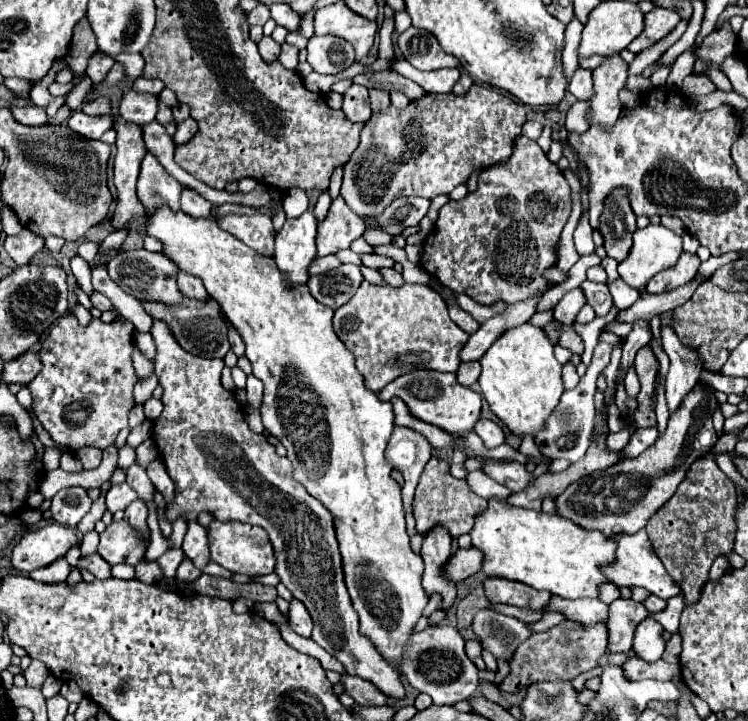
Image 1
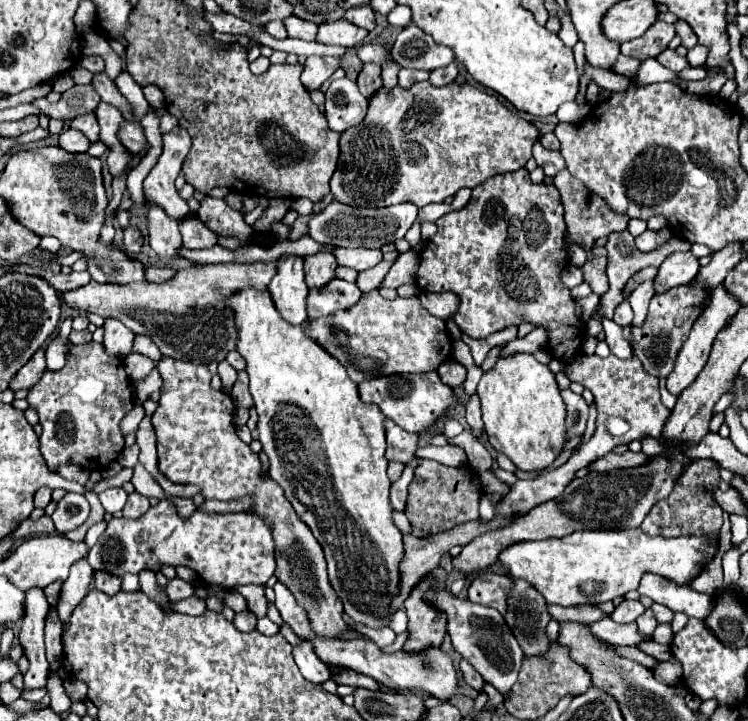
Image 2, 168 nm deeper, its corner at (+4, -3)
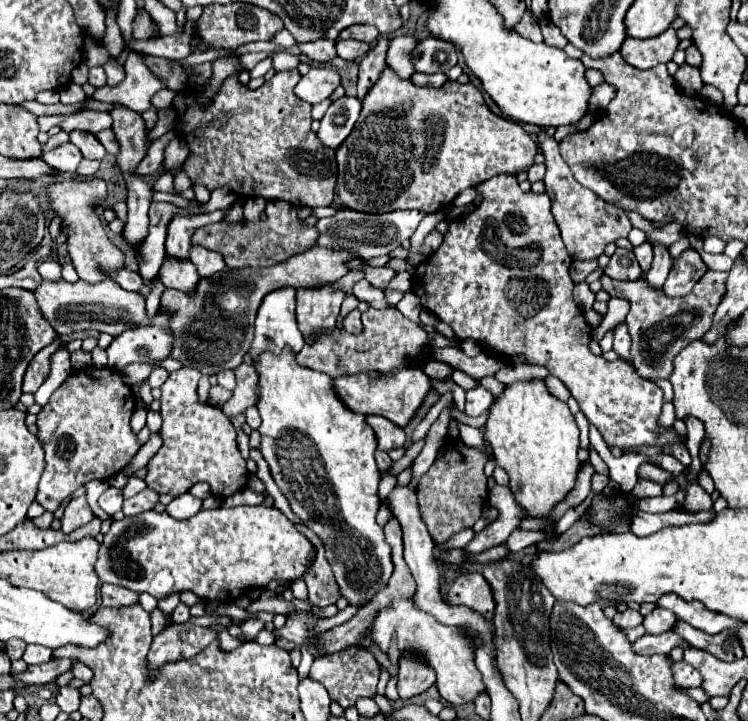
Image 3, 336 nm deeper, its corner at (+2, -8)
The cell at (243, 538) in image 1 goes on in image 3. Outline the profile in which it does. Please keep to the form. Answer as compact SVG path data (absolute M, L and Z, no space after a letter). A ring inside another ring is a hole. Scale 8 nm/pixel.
M219 507L219 509L201 509L197 515L193 515L191 519L187 521L177 521L173 519L171 515L167 513L157 513L157 511L147 511L143 515L137 515L131 523L131 517L125 517L121 521L113 521L109 533L103 537L103 543L101 543L101 549L99 549L99 557L97 557L97 563L95 563L95 571L101 579L101 583L113 583L113 585L121 585L121 587L127 587L131 591L147 591L151 593L153 597L161 599L169 593L181 593L183 589L191 589L197 597L205 599L205 601L219 601L219 603L231 603L235 599L239 599L245 591L249 591L251 587L267 587L271 581L295 581L303 575L303 569L307 565L307 561L311 559L311 553L313 553L313 545L311 541L307 541L297 529L295 525L277 509L277 507L233 507L233 509L227 509L227 507Z

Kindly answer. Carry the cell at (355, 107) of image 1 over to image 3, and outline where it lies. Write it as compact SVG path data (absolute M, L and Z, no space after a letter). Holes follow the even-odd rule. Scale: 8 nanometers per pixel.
M343 95L341 99L333 101L321 119L321 127L317 133L319 139L327 147L337 149L339 143L343 143L345 137L351 133L355 121L359 119L359 113L361 113L361 101L357 97Z

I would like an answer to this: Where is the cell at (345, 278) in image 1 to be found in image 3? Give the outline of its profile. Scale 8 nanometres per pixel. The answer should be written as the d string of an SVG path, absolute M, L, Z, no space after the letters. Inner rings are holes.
M353 309L345 319L343 319L343 327L347 329L347 331L351 331L351 333L355 333L355 331L361 331L361 311L359 309Z

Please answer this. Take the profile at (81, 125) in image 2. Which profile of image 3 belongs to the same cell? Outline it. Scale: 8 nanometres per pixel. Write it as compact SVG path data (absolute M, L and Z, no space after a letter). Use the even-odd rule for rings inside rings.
M75 129L69 135L71 135L71 143L81 149L85 159L103 159L105 157L107 151L105 151L105 147L99 143L99 139L93 133Z

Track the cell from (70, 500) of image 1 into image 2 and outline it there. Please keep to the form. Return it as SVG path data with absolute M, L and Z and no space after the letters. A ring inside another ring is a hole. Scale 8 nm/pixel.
M67 492L59 504L57 504L57 510L55 514L51 516L53 522L55 522L55 528L59 534L65 534L77 526L81 526L89 516L89 502L85 496L81 494L73 494L73 492Z

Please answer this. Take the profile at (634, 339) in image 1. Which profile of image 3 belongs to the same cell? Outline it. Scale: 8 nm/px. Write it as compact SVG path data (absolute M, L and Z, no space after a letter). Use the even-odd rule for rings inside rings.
M655 245L653 251L655 251L655 259L653 259L653 265L651 265L649 273L645 275L645 279L647 279L649 287L661 289L663 283L665 283L665 279L667 279L667 275L669 275L669 269L671 269L673 261L671 261L671 257L667 253L667 247Z

